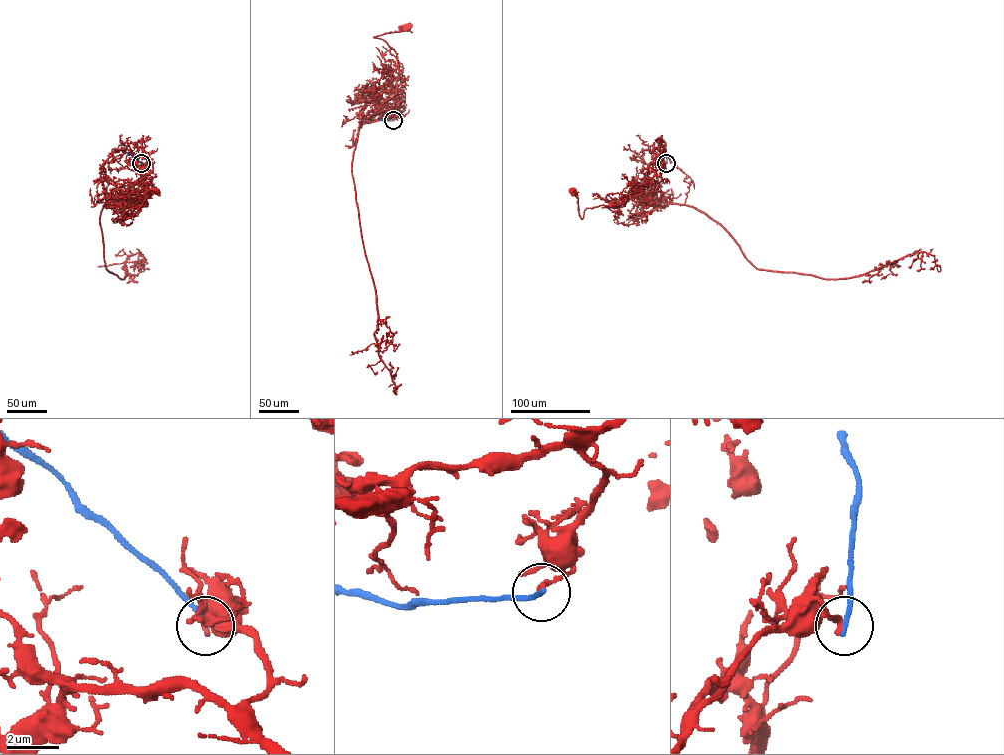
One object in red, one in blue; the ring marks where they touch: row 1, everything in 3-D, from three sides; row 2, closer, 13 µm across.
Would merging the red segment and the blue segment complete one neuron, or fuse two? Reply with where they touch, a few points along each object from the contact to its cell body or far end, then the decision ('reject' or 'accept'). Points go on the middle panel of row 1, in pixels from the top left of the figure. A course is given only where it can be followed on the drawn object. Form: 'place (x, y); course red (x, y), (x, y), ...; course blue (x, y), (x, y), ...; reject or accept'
place (393, 120); course red (393, 120), (396, 114), (395, 86), (399, 78), (397, 53), (384, 41), (374, 37), (407, 27); course blue (393, 120), (379, 119); reject

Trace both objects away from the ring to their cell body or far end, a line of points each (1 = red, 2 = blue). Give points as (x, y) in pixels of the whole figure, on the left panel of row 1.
1: (141, 163), (144, 168), (143, 191), (147, 204), (126, 211), (122, 218), (131, 217), (155, 190)
2: (141, 163), (127, 152)

